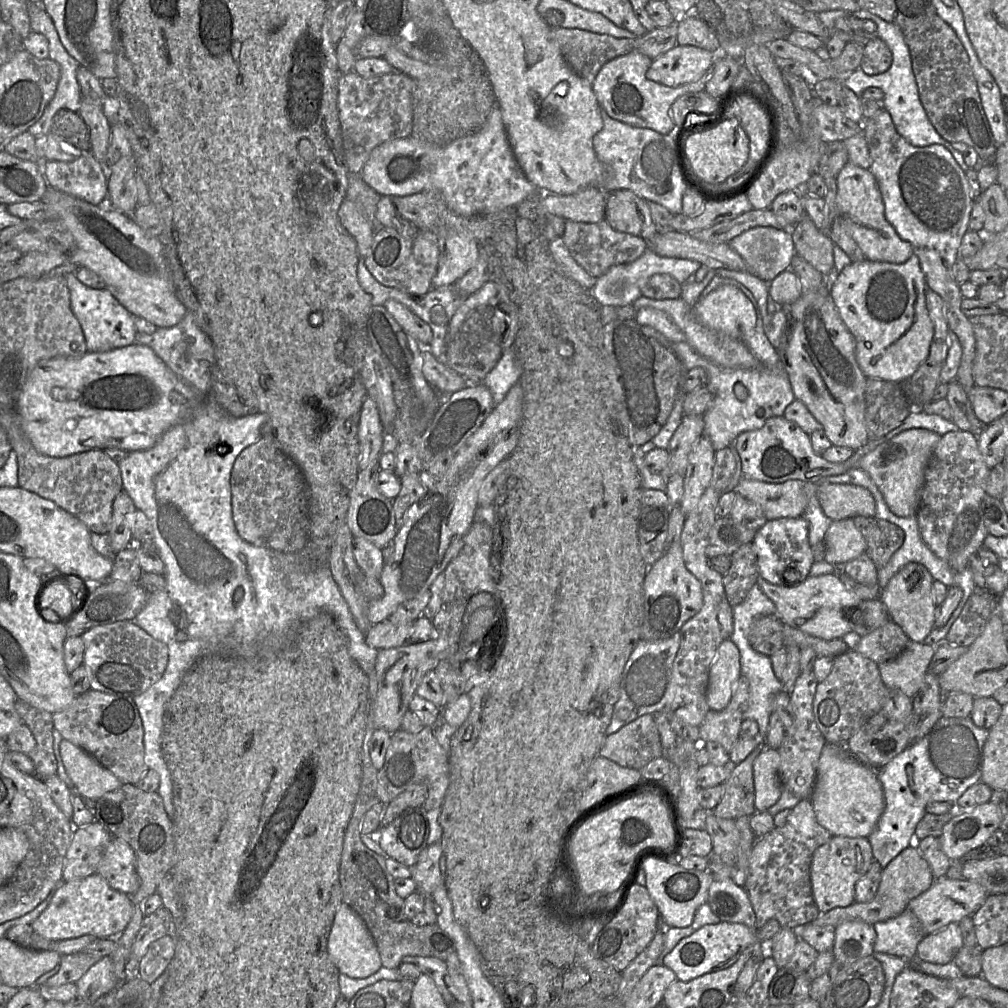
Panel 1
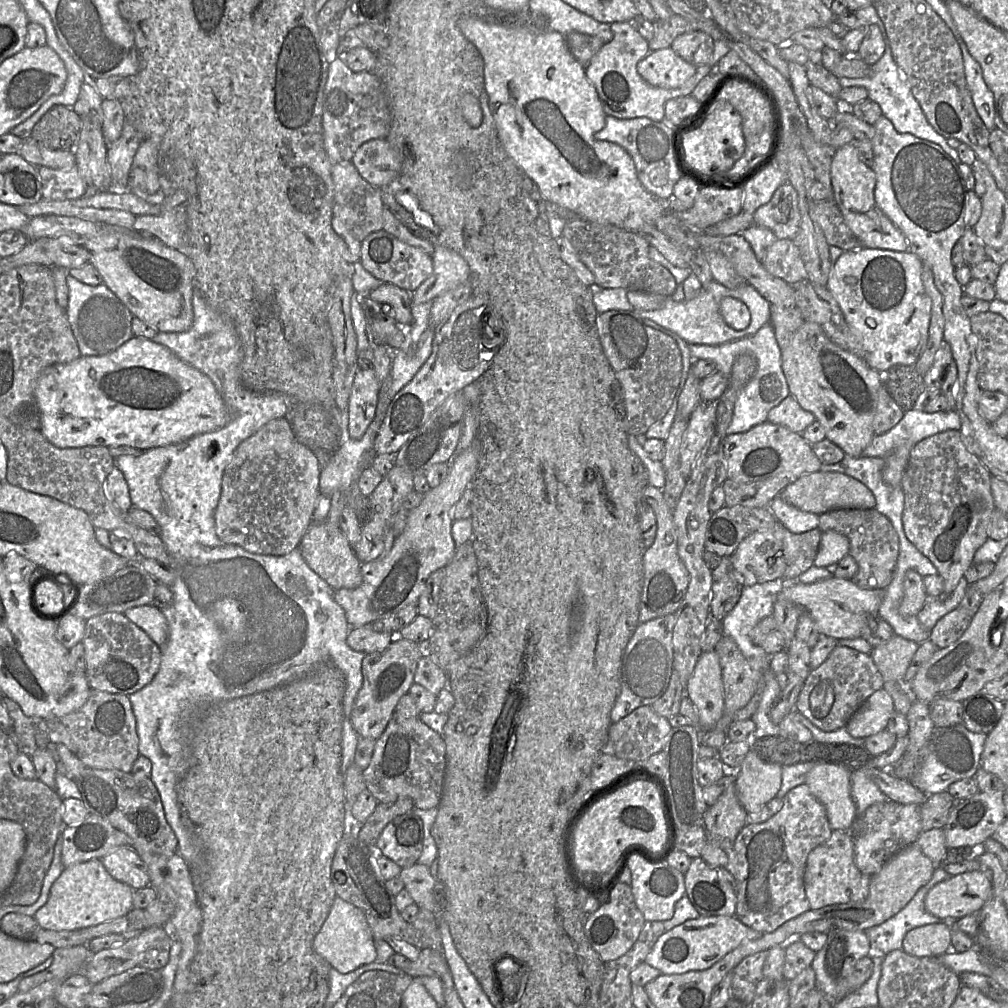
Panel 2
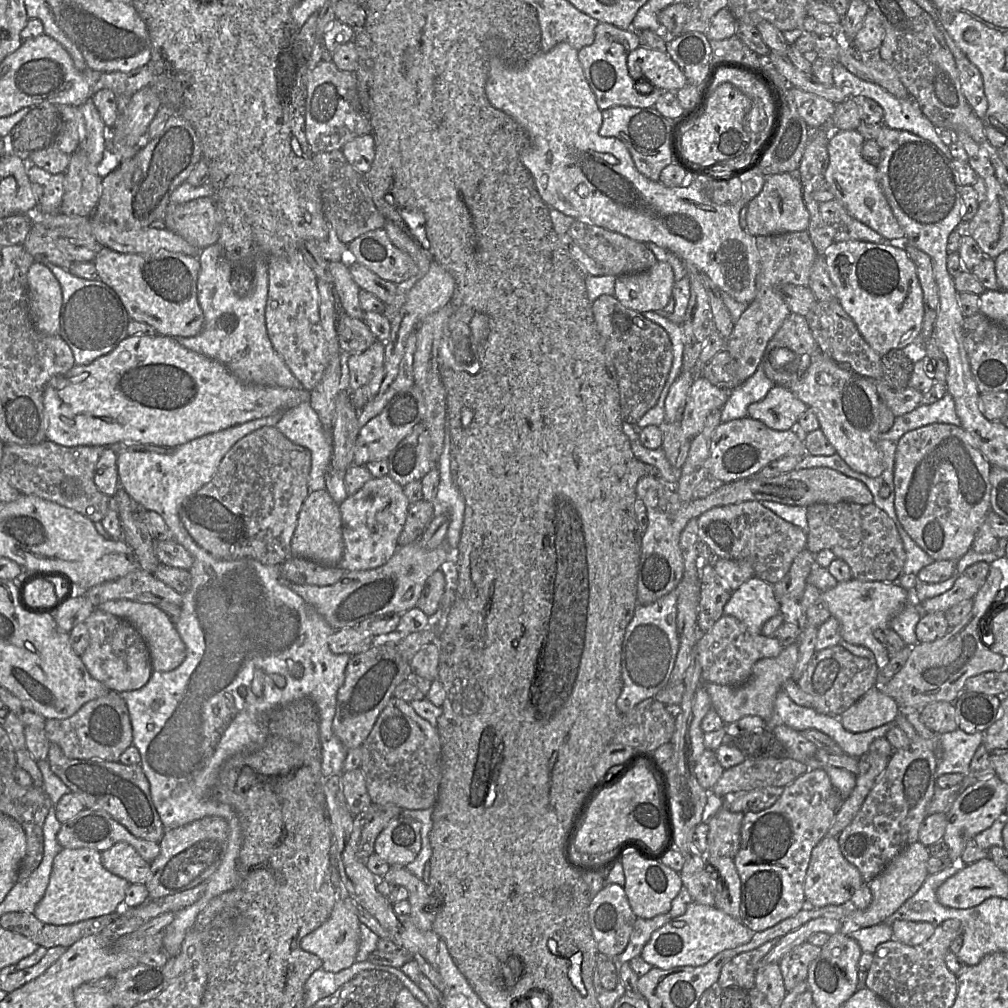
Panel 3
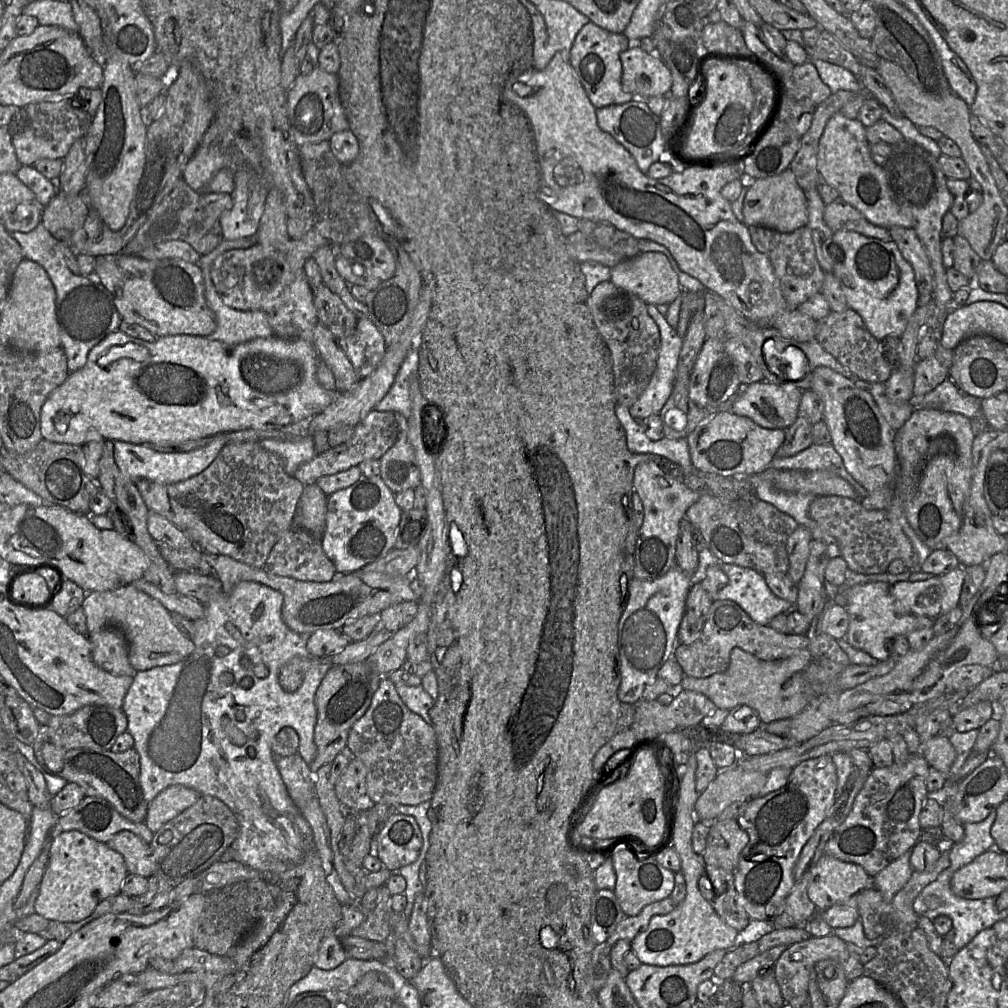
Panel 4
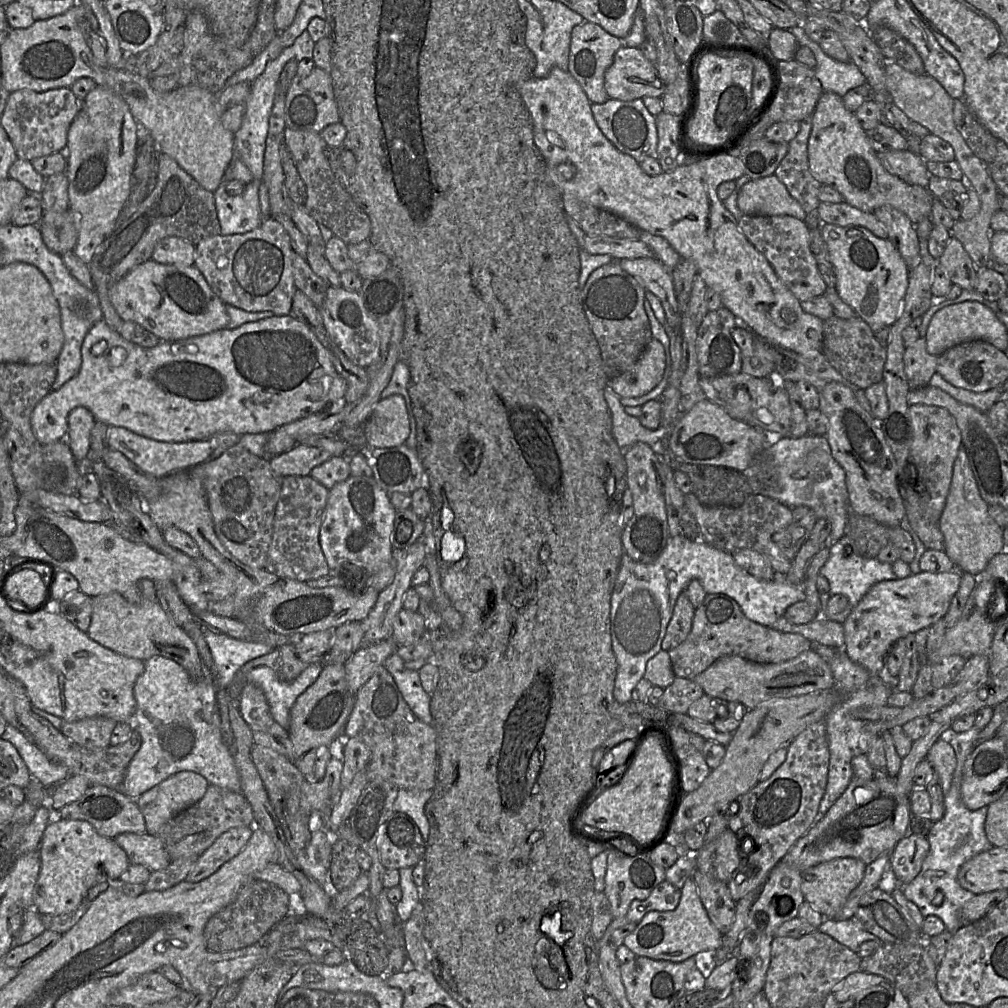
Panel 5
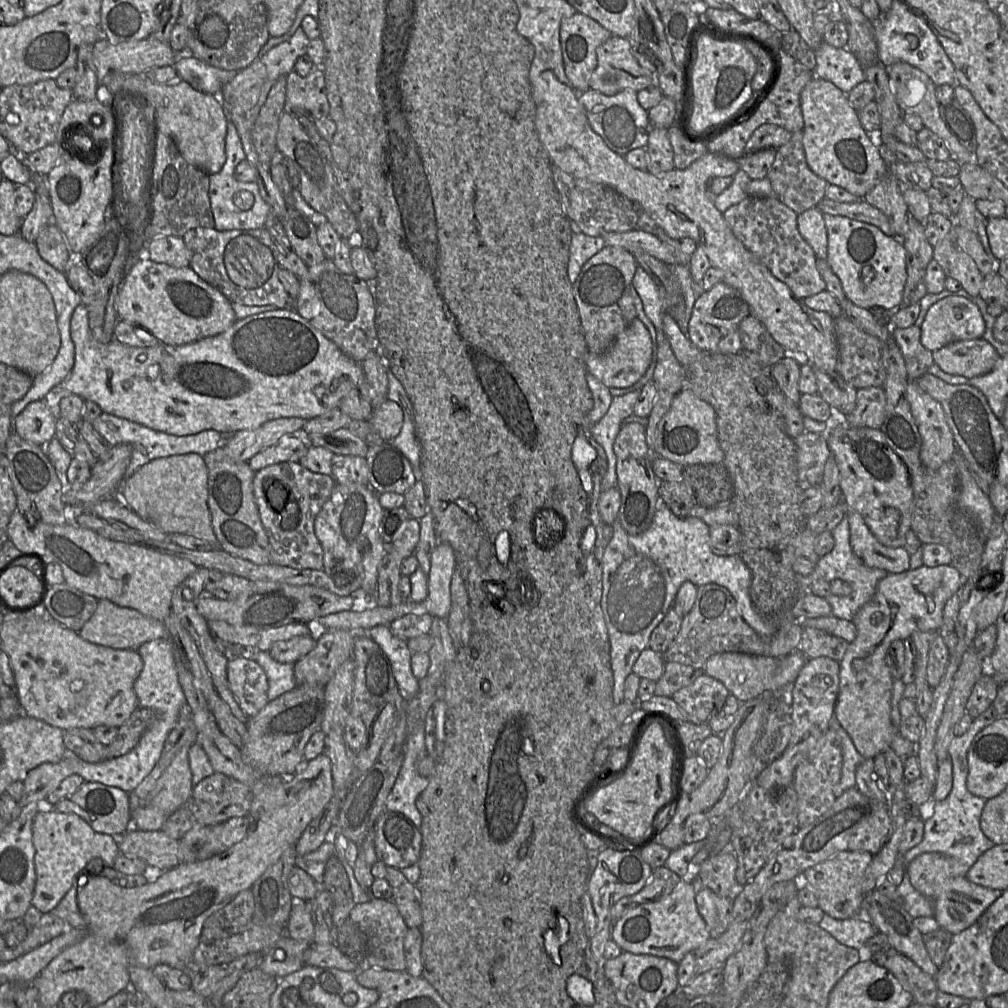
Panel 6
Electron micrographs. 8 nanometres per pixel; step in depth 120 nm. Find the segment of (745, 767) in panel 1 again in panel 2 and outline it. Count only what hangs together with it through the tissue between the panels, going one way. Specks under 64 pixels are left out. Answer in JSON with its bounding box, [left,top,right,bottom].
[703,785,748,840]

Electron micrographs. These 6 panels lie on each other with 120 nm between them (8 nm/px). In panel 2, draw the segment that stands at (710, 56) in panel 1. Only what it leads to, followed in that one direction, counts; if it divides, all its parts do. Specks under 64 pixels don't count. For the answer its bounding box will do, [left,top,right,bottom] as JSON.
[637,47,697,88]

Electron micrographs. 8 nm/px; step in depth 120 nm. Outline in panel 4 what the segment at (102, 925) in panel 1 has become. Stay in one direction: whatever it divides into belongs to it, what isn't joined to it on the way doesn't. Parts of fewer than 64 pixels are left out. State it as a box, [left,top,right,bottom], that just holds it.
[35,831,128,922]

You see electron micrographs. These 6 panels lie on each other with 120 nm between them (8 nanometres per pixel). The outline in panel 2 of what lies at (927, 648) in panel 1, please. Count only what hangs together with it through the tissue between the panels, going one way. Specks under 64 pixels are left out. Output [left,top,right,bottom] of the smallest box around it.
[871,634,918,716]

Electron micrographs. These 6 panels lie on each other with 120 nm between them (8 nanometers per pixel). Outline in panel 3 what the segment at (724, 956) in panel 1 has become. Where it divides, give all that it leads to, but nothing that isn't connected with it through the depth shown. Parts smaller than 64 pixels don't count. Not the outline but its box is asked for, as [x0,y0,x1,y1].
[641,901,755,970]

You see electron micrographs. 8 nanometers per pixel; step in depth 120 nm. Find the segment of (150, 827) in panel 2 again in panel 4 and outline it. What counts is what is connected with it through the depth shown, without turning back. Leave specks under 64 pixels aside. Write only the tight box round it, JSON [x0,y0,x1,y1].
[32,725,148,822]

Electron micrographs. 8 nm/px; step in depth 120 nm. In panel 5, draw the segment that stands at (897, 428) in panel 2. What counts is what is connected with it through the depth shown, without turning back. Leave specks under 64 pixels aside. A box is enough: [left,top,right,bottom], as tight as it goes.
[929,372,1005,413]

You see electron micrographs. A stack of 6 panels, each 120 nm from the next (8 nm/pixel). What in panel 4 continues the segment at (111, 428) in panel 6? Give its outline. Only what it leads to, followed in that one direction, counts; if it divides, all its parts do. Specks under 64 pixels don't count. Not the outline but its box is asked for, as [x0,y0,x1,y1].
[114,433,227,484]

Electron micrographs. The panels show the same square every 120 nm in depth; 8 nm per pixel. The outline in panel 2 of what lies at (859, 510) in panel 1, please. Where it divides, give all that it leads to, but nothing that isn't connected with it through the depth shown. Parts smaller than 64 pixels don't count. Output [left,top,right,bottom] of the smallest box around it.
[779,470,876,515]

